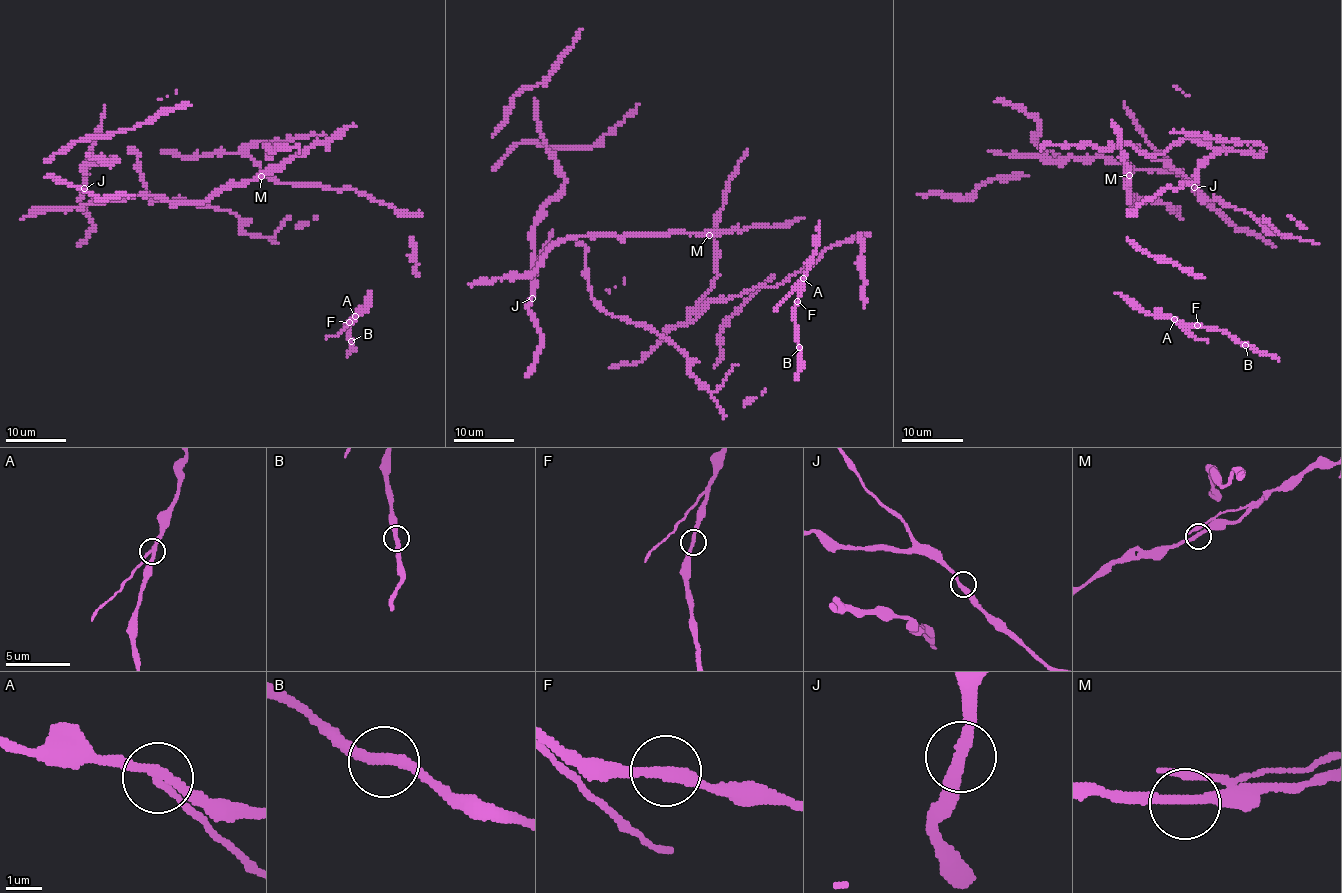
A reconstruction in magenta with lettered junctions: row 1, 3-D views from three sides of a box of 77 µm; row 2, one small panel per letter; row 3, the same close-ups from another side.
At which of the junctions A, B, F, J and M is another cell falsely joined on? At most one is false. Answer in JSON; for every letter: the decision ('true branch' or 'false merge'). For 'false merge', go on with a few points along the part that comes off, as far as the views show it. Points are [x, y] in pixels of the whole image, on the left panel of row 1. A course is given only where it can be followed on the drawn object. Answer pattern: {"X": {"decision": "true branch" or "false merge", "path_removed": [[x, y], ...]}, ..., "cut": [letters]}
{"A": {"decision": "false merge", "path_removed": [[355, 316], [336, 335], [327, 338]]}, "B": {"decision": "true branch"}, "F": {"decision": "true branch"}, "J": {"decision": "true branch"}, "M": {"decision": "true branch"}, "cut": ["A"]}

